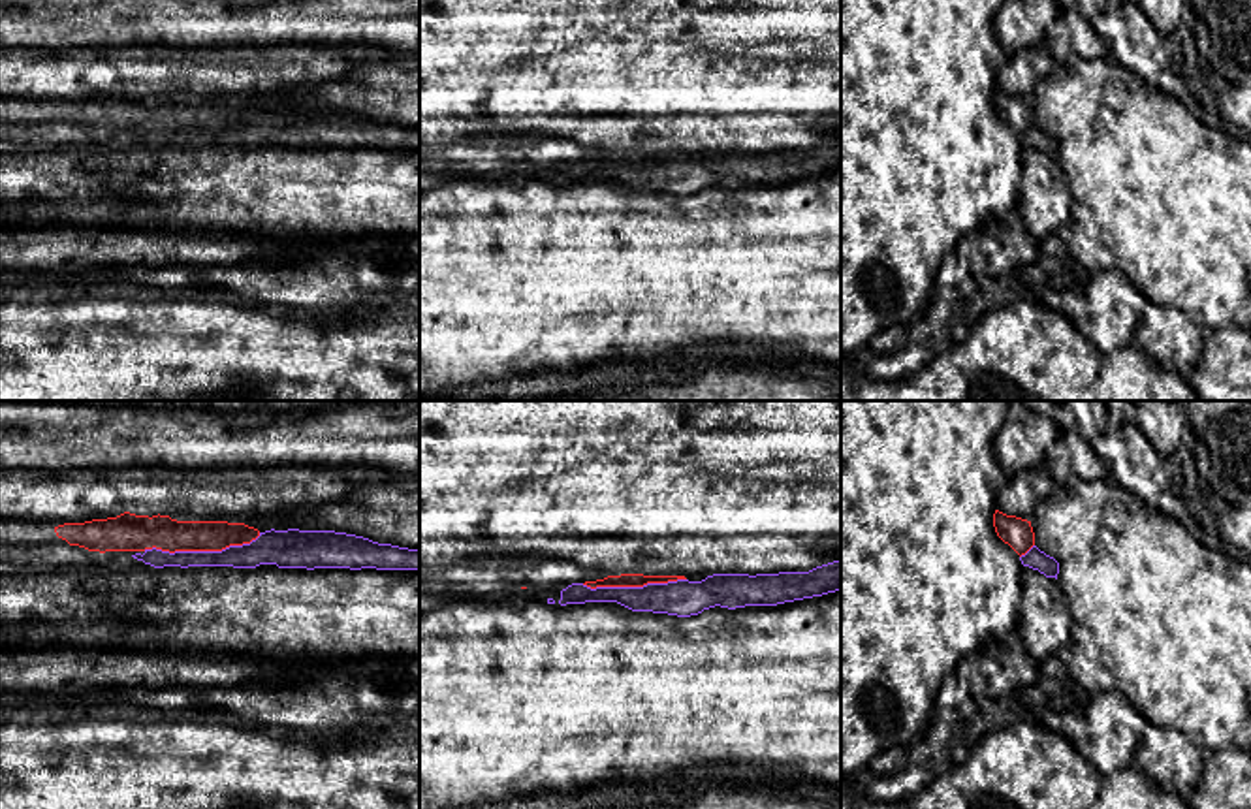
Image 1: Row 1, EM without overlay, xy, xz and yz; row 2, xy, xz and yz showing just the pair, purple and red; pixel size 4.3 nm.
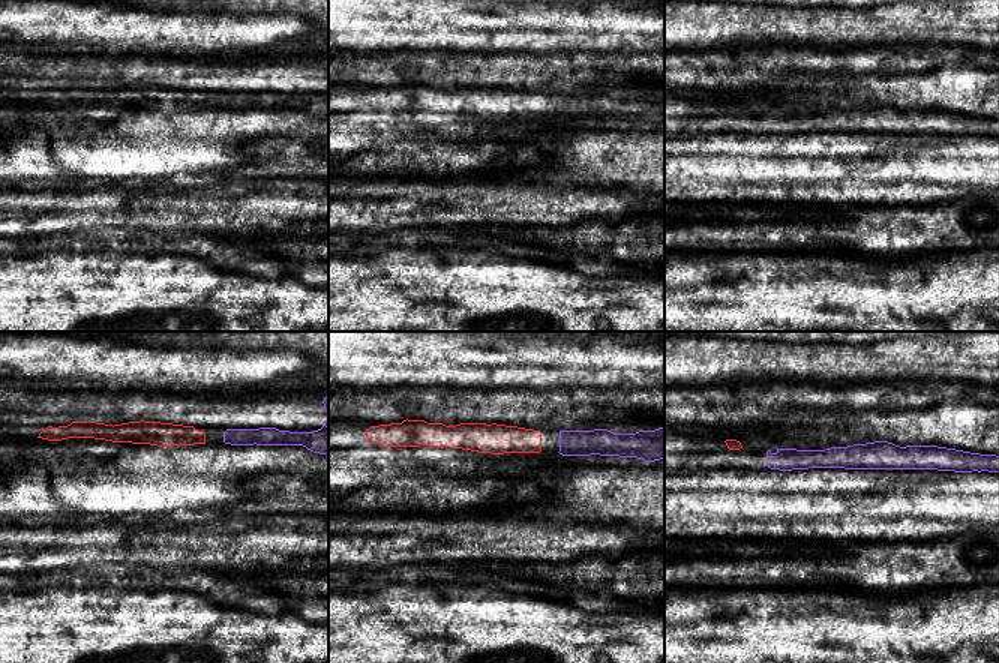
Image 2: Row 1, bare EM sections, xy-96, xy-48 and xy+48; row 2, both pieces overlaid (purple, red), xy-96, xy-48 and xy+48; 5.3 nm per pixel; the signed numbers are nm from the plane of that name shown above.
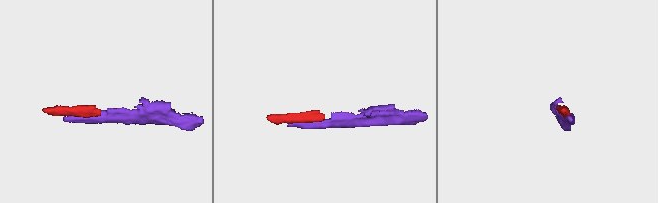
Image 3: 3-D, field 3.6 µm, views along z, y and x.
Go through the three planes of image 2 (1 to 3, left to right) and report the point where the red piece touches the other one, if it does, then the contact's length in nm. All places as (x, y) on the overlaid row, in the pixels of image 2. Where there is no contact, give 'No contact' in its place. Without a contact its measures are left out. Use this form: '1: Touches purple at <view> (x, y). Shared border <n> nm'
1: No contact
2: No contact
3: No contact

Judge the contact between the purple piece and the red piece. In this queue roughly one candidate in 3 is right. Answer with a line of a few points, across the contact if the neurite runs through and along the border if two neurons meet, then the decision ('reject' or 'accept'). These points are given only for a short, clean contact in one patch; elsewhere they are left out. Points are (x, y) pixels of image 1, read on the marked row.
accept

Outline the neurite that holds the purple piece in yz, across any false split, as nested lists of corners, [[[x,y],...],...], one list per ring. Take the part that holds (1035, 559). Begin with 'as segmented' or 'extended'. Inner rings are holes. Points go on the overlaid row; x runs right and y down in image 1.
extended | [[[995,510],[993,527],[997,536],[1020,555],[1023,566],[1057,579],[1059,563],[1035,546],[1031,521]]]

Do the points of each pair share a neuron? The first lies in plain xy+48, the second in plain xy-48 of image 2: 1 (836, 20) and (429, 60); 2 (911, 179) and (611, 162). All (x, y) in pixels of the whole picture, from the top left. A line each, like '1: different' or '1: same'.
1: different
2: same

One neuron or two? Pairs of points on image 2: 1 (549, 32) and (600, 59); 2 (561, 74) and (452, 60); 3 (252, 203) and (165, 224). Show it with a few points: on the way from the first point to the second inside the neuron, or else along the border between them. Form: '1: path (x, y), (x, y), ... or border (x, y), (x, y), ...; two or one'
1: border (617, 50), (552, 51), (549, 54); two
2: path (534, 72), (489, 71), (479, 63); one
3: path (231, 203), (186, 203); one

